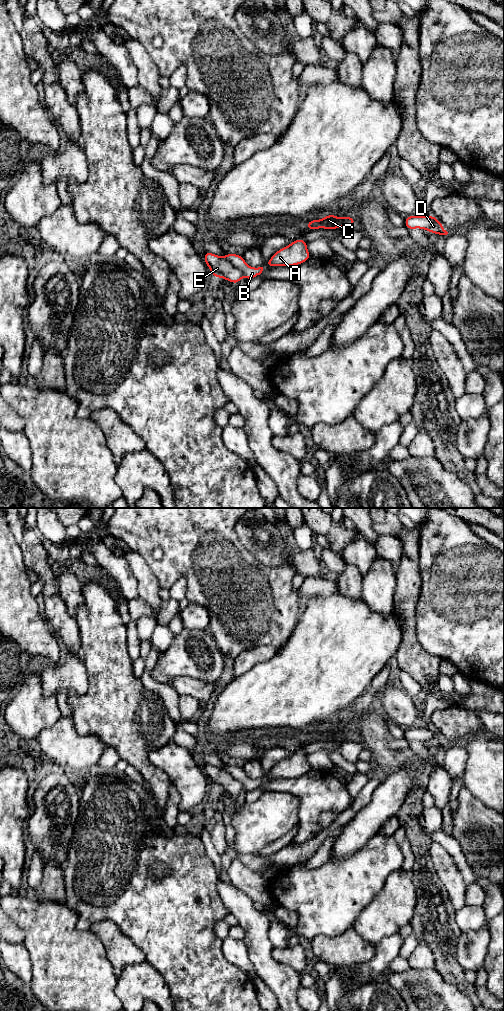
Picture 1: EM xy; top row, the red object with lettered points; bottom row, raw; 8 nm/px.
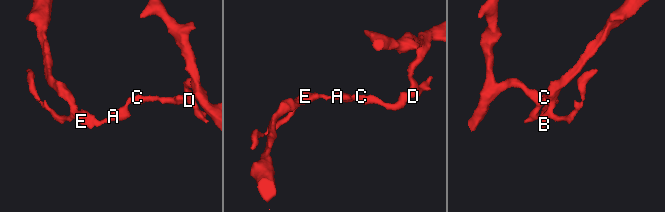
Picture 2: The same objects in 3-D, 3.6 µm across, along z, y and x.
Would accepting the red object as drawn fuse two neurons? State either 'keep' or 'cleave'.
cleave

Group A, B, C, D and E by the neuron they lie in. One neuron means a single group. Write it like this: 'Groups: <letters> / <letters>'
Groups: A B C D / E

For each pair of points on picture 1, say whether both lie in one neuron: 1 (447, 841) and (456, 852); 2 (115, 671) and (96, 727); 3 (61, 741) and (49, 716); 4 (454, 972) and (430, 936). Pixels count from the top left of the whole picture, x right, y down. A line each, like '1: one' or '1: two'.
1: one
2: one
3: two
4: one

